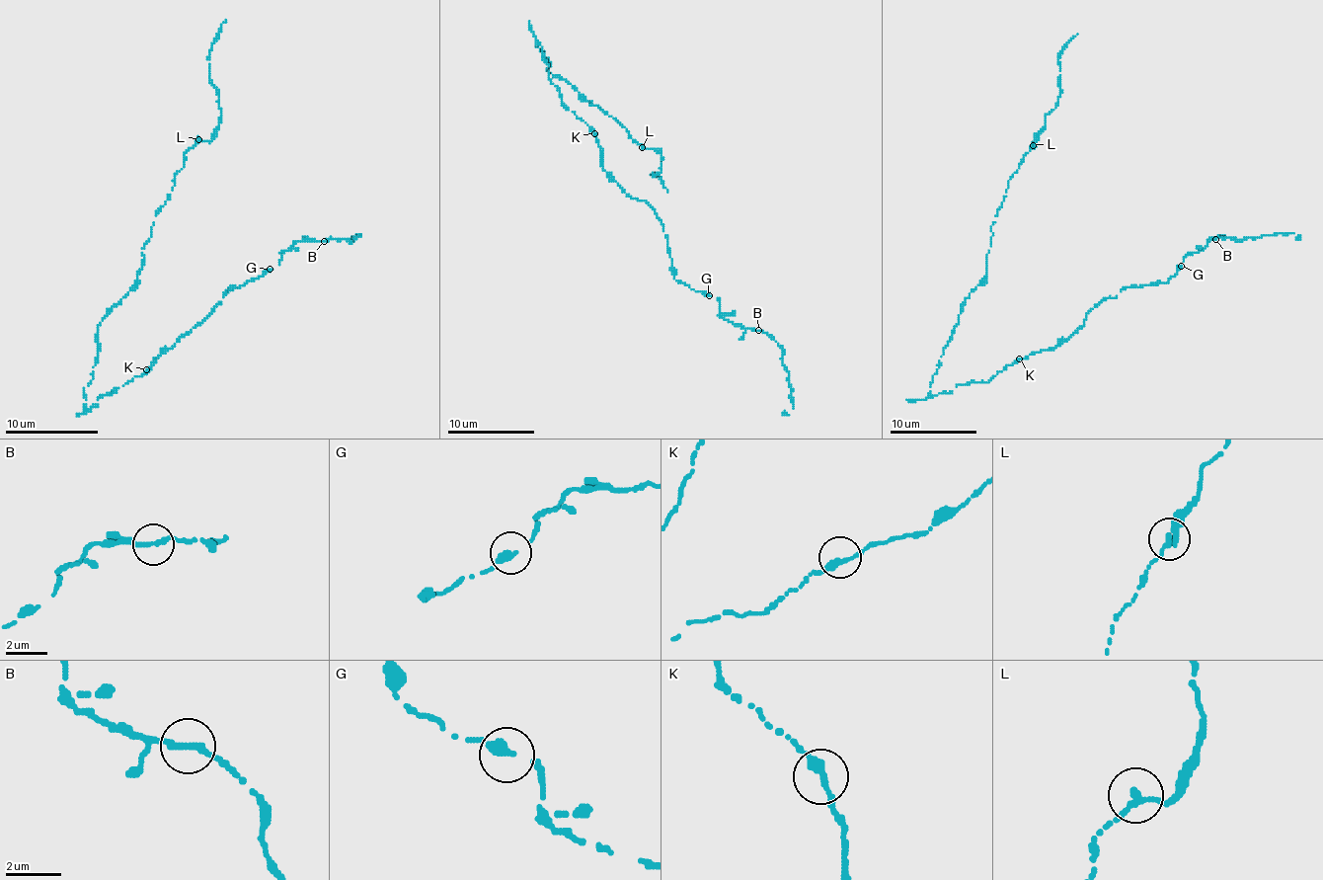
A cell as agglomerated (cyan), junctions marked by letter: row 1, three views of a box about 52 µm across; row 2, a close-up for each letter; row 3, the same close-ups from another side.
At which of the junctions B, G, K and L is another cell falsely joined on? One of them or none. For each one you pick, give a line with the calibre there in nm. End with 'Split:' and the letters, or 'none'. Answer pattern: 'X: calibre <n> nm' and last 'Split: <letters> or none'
Split: none

